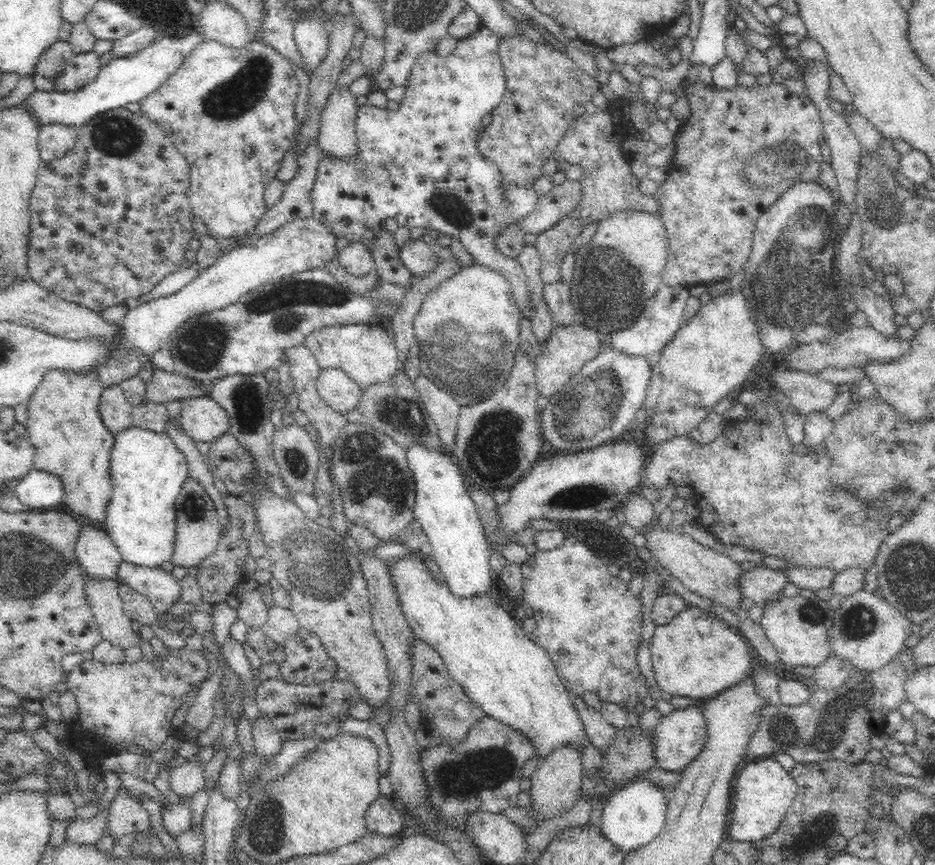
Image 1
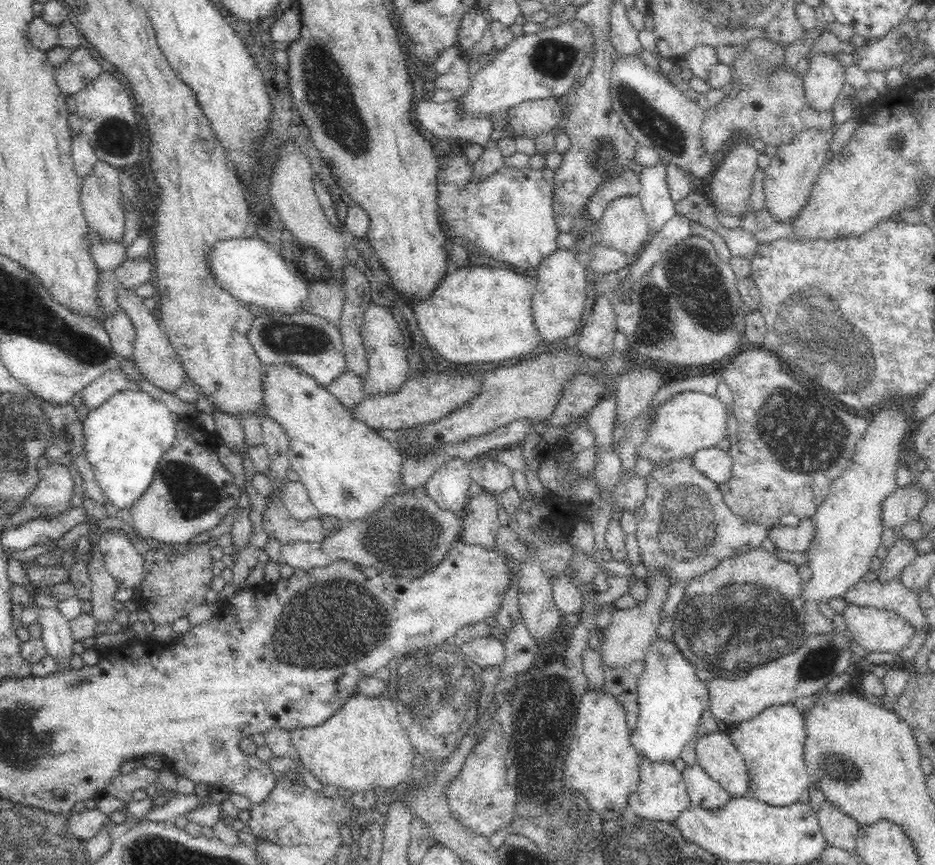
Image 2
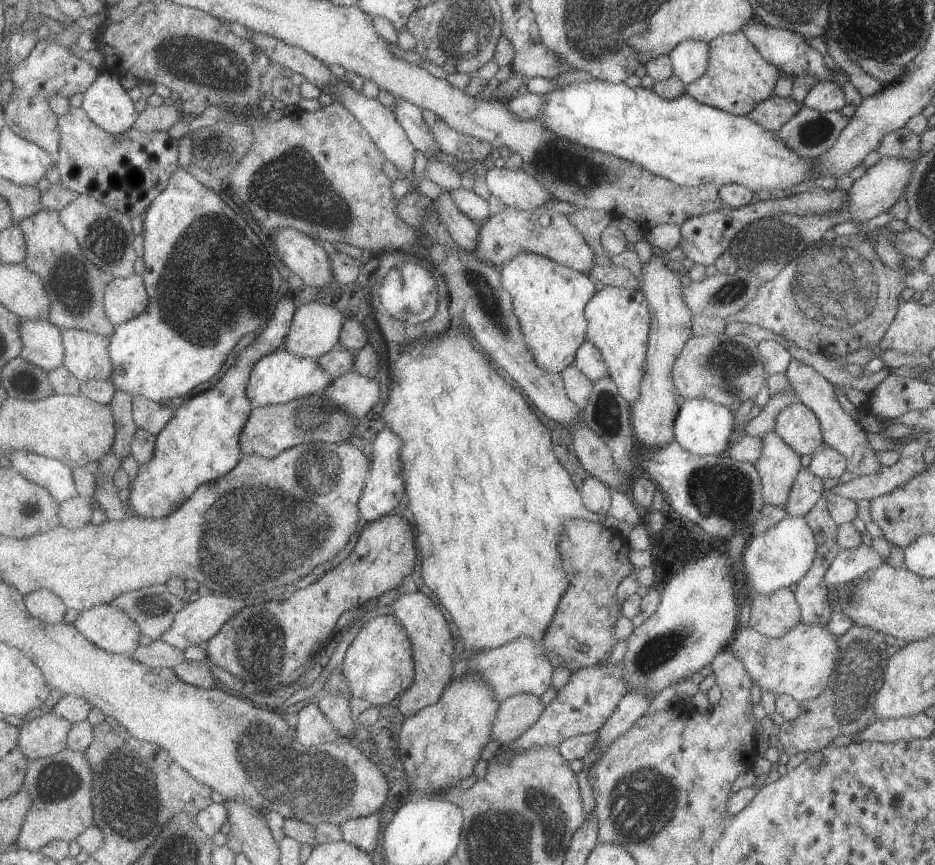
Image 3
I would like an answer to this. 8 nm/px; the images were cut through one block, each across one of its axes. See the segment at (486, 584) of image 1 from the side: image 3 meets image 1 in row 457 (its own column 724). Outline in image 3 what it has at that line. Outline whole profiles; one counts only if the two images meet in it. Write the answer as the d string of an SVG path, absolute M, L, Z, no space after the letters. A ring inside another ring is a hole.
M685 399L675 421L675 440L697 456L723 455L729 448L734 432L733 414L730 408L707 399Z

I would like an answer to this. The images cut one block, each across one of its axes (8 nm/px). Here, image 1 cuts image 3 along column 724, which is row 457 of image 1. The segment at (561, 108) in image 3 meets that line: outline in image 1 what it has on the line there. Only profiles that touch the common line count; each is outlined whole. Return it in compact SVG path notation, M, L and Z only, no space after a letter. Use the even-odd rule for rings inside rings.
M133 425L120 430L114 436L110 460L112 497L105 515L104 529L116 545L121 560L146 568L161 568L162 562L168 562L174 556L176 542L176 507L175 503L189 476L188 463L184 454L176 449L175 442L165 433L152 432Z

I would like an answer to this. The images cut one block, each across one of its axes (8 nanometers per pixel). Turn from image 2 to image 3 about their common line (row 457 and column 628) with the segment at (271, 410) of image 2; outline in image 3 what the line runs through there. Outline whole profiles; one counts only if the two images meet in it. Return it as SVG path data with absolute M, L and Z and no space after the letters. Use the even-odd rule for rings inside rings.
M604 285L590 300L587 318L588 341L601 351L609 367L609 376L622 397L628 403L634 403L641 394L647 361L647 341L650 339L652 321L649 301L641 291Z

